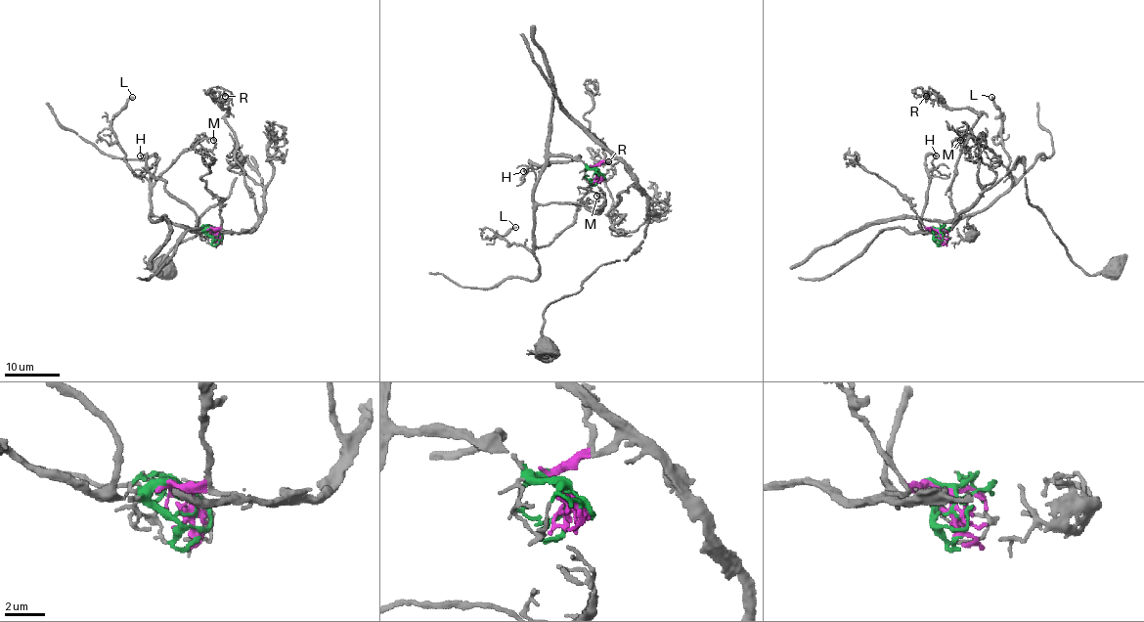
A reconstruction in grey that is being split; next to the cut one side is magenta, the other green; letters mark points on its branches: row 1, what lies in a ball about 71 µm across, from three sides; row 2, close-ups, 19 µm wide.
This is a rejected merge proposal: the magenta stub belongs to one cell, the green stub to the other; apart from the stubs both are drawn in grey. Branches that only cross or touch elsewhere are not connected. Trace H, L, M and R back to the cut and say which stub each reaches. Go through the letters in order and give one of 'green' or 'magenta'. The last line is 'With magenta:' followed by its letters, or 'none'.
H: green
L: green
M: green
R: magenta
With magenta: R

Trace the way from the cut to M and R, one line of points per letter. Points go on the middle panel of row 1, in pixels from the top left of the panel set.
M: (599, 175), (581, 160), (548, 158), (534, 195), (534, 244), (547, 246), (573, 223), (584, 197), (596, 197)
R: (599, 174), (596, 165), (620, 160), (640, 191), (623, 191), (610, 216), (596, 173), (607, 161)

